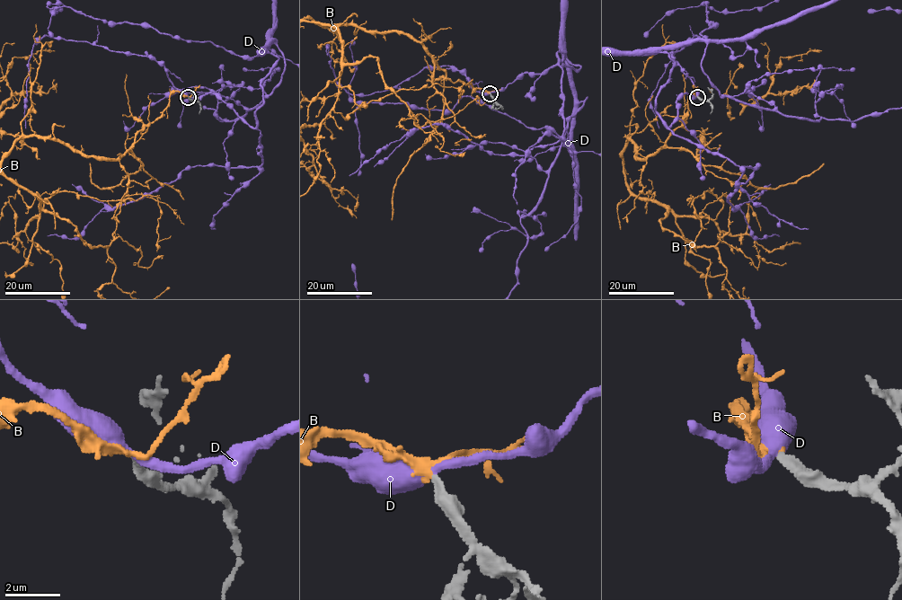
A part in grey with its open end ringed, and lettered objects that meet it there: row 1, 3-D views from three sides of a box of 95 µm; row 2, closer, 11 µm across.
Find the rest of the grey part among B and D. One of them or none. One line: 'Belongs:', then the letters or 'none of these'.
Belongs: B

